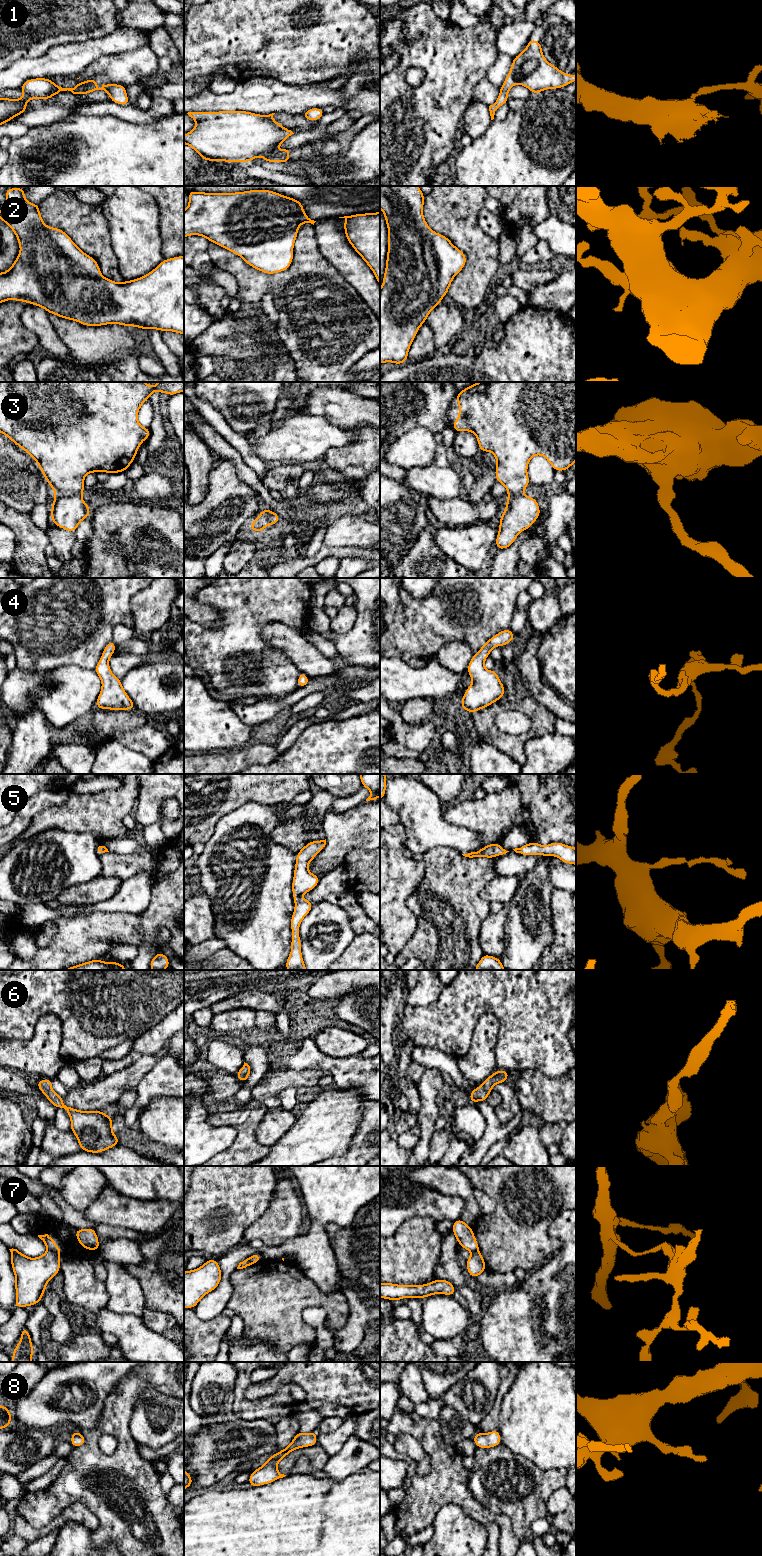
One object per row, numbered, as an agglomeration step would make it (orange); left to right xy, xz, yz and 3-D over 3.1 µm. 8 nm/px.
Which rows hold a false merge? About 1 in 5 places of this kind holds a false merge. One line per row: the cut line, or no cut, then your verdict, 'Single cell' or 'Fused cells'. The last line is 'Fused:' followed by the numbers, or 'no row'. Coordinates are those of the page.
1: No split. Single cell
2: No split. Single cell
3: No split. Single cell
4: No split. Single cell
5: No split. Single cell
6: No split. Single cell
7: Split along xy (48, 1249), (59, 1256). Fused cells
8: No split. Single cell
Fused: 7

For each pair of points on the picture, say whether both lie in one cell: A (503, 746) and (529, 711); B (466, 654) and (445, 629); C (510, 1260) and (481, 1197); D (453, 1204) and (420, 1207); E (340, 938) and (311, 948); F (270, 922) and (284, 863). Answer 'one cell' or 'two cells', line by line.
A: one cell
B: two cells
C: two cells
D: one cell
E: one cell
F: one cell

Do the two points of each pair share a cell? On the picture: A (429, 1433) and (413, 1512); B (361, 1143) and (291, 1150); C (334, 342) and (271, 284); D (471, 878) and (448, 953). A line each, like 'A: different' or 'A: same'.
A: same
B: different
C: same
D: same

